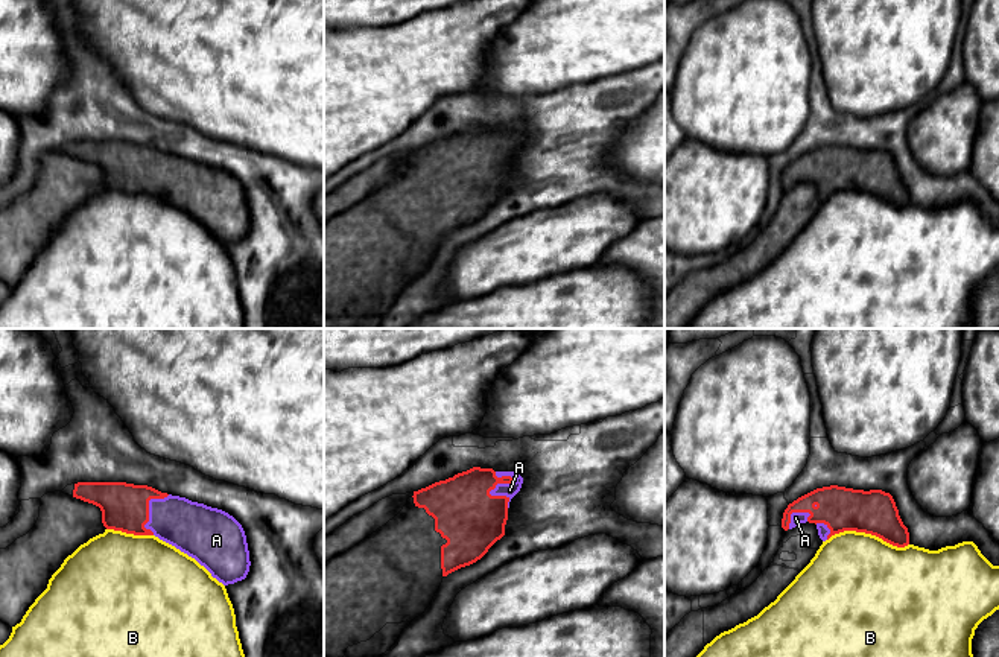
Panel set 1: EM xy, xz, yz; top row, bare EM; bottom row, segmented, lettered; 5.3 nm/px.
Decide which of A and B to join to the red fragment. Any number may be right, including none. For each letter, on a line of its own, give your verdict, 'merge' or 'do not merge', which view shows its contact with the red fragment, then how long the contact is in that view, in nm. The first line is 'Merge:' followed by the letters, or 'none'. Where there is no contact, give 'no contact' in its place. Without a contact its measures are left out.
Merge: A
A: merge; meets red in xz; contact 200 nm long
B: do not merge; meets red in yz; contact 440 nm long

